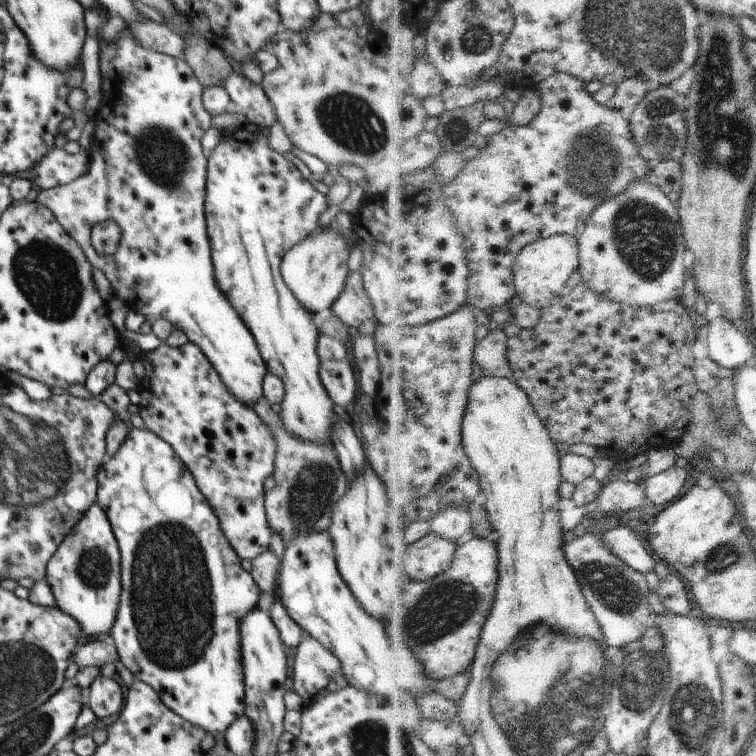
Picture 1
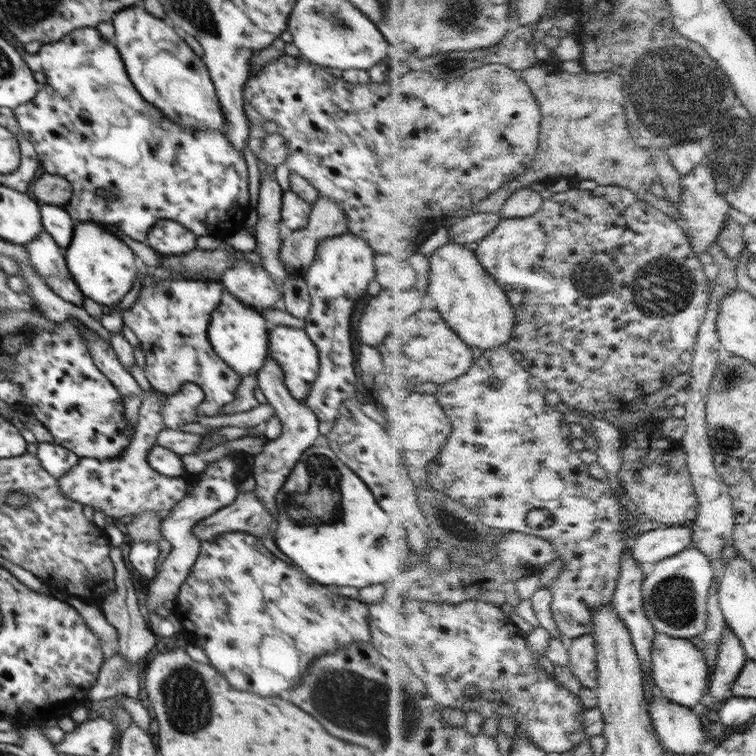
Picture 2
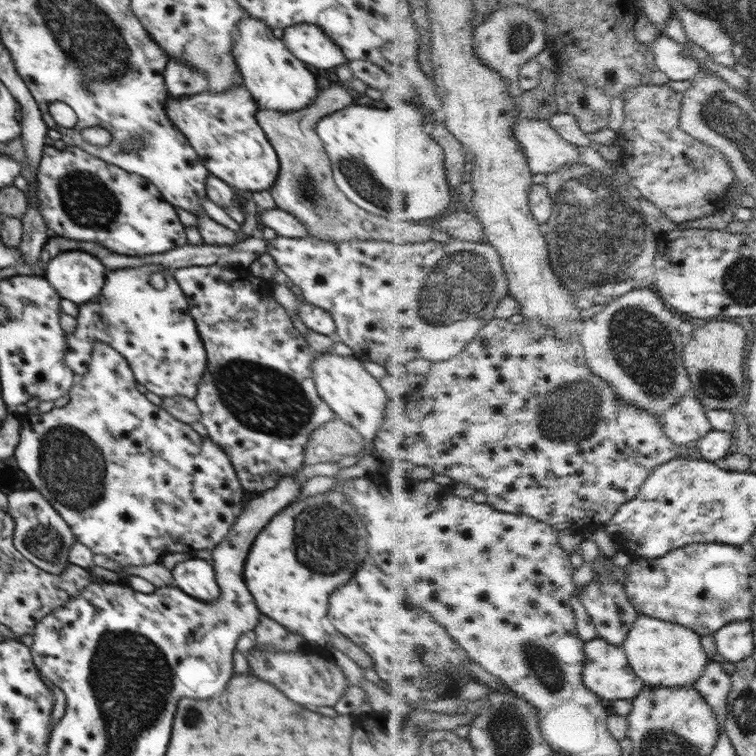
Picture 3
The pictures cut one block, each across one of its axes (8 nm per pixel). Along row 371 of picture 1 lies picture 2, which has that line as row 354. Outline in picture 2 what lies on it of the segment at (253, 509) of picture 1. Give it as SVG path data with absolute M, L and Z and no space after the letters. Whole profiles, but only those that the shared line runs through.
M145 269L145 278L134 304L122 313L123 324L129 326L140 341L146 357L144 372L148 382L157 391L167 395L176 394L182 390L185 383L198 385L205 394L204 400L196 407L196 414L204 417L214 417L222 414L226 404L232 402L242 378L214 352L208 340L208 323L211 315L218 308L224 294L224 285L220 280L197 281L194 279L155 281L151 278L151 269Z

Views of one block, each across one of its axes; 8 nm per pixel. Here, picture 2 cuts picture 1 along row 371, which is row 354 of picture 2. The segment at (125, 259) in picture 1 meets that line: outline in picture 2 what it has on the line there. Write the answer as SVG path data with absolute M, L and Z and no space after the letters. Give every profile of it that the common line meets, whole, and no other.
M224 290L218 308L211 315L208 323L208 340L214 352L240 376L257 374L264 366L268 350L268 329L260 312L242 304L228 290Z

